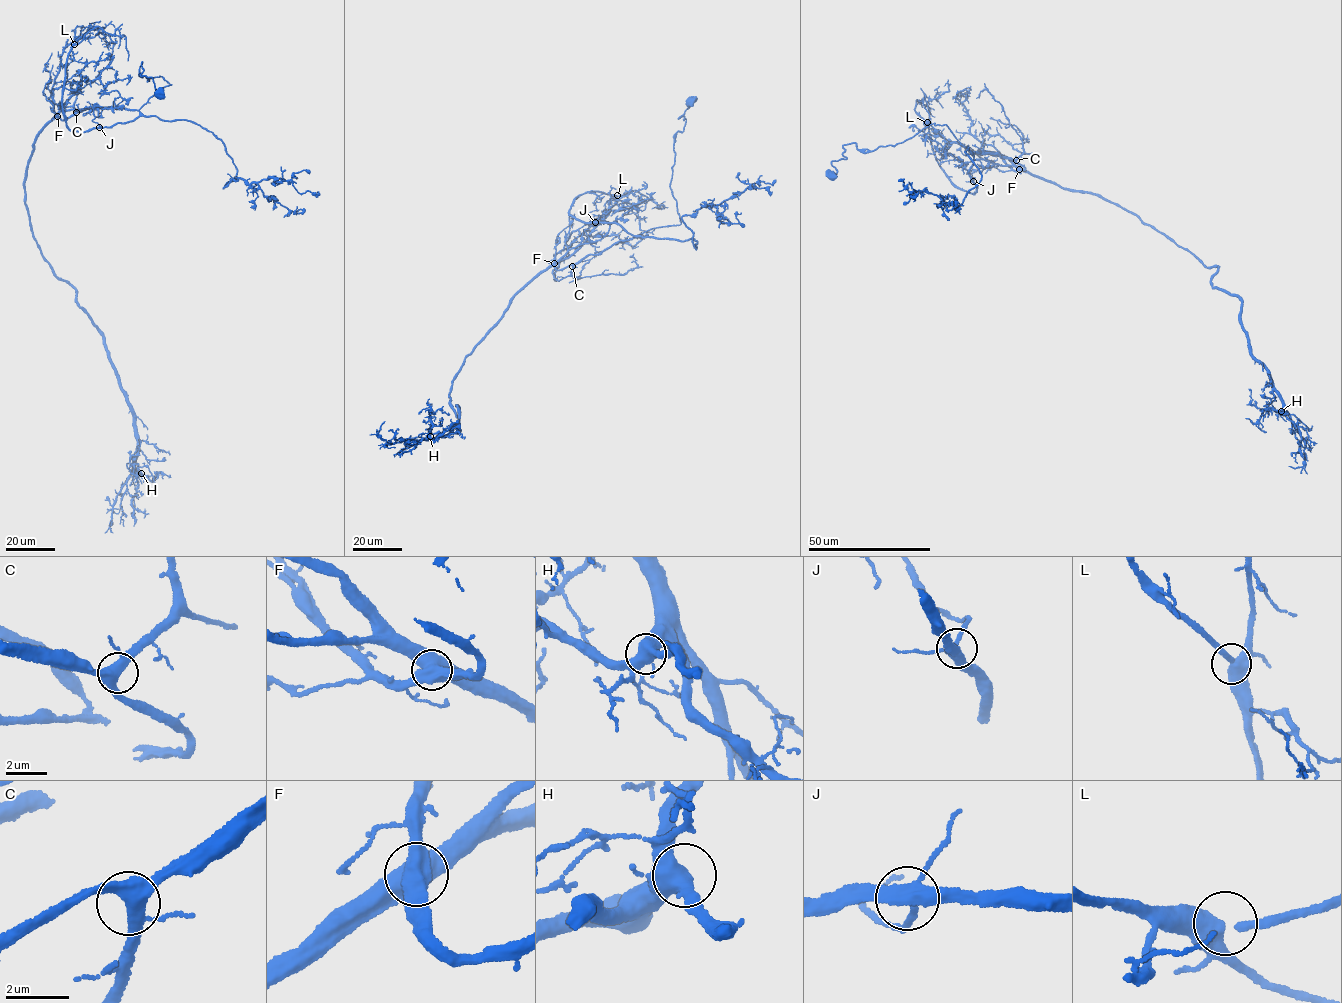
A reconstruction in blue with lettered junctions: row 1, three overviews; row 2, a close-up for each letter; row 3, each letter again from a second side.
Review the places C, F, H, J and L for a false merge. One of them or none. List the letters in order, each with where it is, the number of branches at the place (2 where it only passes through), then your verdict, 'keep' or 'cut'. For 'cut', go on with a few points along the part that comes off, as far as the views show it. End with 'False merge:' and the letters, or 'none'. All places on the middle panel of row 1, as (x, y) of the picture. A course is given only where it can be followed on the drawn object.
C: (572, 266) | 4 | keep
F: (554, 263) | 4 | cut | (554, 263), (564, 269), (639, 236), (692, 238), (696, 249), (682, 217), (753, 184), (770, 196)
H: (430, 436) | 3 | keep
J: (595, 222) | 4 | keep
L: (617, 195) | 3 | keep
False merge: F

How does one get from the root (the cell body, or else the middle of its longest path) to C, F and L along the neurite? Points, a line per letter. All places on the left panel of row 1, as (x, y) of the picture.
C: (159, 94), (152, 78), (140, 75), (142, 62), (142, 77), (160, 76), (171, 84), (139, 110), (76, 112)
F: (159, 94), (152, 78), (140, 75), (142, 62), (142, 77), (160, 76), (171, 84), (139, 110), (57, 116)
L: (159, 94), (140, 75), (142, 62), (142, 77), (171, 84), (133, 120), (72, 131), (61, 93), (74, 44)

